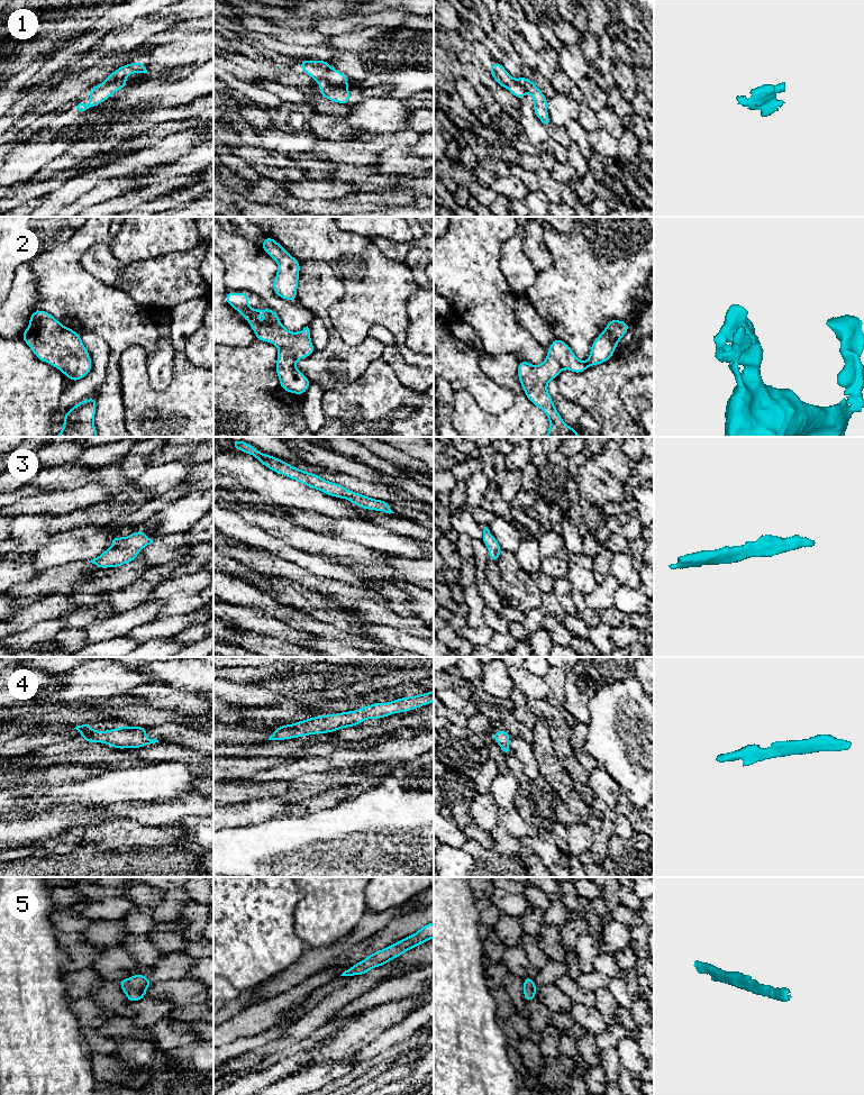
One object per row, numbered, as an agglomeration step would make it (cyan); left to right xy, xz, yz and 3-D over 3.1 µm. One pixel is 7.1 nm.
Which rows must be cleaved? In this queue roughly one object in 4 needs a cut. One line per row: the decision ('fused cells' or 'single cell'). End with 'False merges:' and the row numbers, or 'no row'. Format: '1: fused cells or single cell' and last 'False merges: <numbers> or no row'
1: fused cells
2: single cell
3: single cell
4: single cell
5: single cell
False merges: 1

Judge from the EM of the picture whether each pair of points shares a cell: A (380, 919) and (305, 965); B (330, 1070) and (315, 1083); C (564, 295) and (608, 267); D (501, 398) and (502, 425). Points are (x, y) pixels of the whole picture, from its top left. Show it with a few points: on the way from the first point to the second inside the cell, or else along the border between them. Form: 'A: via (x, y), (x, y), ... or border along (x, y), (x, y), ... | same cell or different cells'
A: via (361, 932), (335, 950), (324, 955) | same cell
B: via (327, 1071), (318, 1079) | same cell
C: via (575, 295), (597, 276) | same cell
D: border along (511, 403), (494, 416) | different cells

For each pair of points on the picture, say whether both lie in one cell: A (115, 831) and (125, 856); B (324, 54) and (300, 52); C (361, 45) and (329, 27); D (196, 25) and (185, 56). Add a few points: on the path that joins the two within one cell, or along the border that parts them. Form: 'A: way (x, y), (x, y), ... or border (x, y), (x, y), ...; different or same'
A: border (148, 847), (118, 847), (96, 851); different
B: way (318, 53), (306, 52); same
C: border (367, 27), (361, 30), (344, 32), (333, 37); different
D: border (201, 29), (194, 33), (187, 33), (170, 44); different

